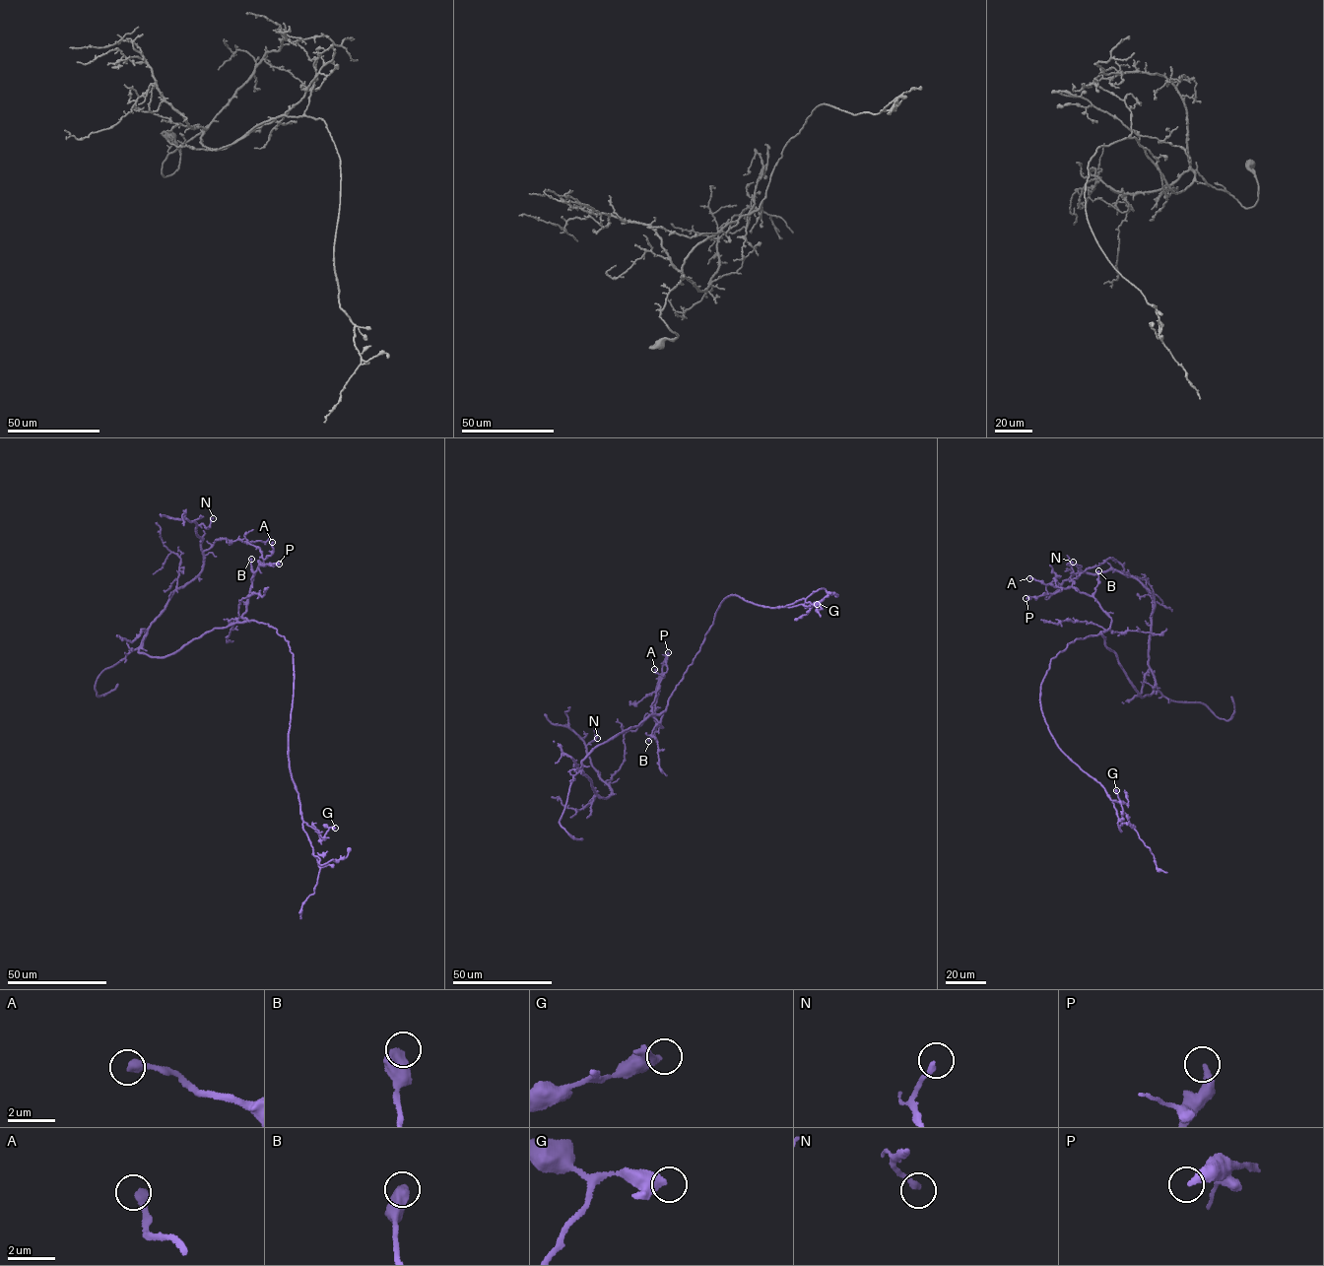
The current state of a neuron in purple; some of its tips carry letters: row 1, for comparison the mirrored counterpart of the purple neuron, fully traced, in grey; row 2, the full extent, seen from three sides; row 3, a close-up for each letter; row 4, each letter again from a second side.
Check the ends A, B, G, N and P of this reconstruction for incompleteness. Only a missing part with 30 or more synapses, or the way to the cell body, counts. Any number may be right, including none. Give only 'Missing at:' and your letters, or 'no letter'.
Missing at: A

